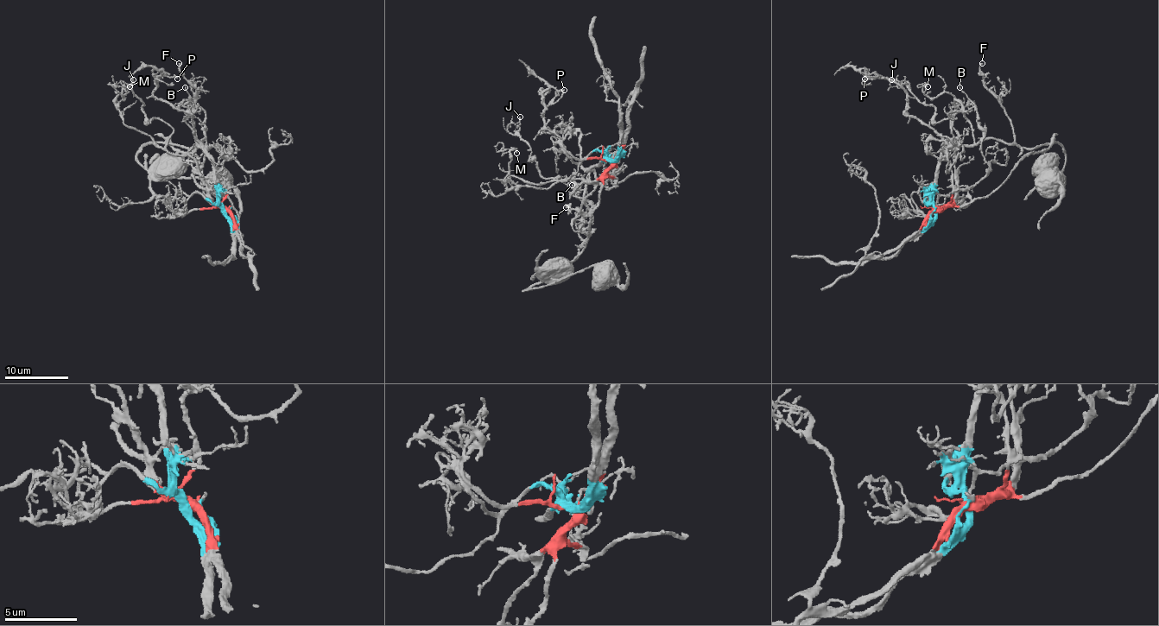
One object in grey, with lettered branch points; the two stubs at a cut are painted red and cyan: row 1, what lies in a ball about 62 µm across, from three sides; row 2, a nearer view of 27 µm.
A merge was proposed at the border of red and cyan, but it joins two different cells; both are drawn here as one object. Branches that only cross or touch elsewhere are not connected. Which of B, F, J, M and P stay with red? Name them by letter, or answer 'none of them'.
B, J, M

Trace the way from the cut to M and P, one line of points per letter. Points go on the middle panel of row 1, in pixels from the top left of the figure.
M: (613, 160), (593, 181), (574, 179), (533, 183), (512, 177), (503, 180), (509, 171), (514, 148), (516, 153)
P: (613, 160), (584, 167), (579, 139), (574, 134), (540, 130), (544, 124), (544, 110), (560, 98), (563, 89)

